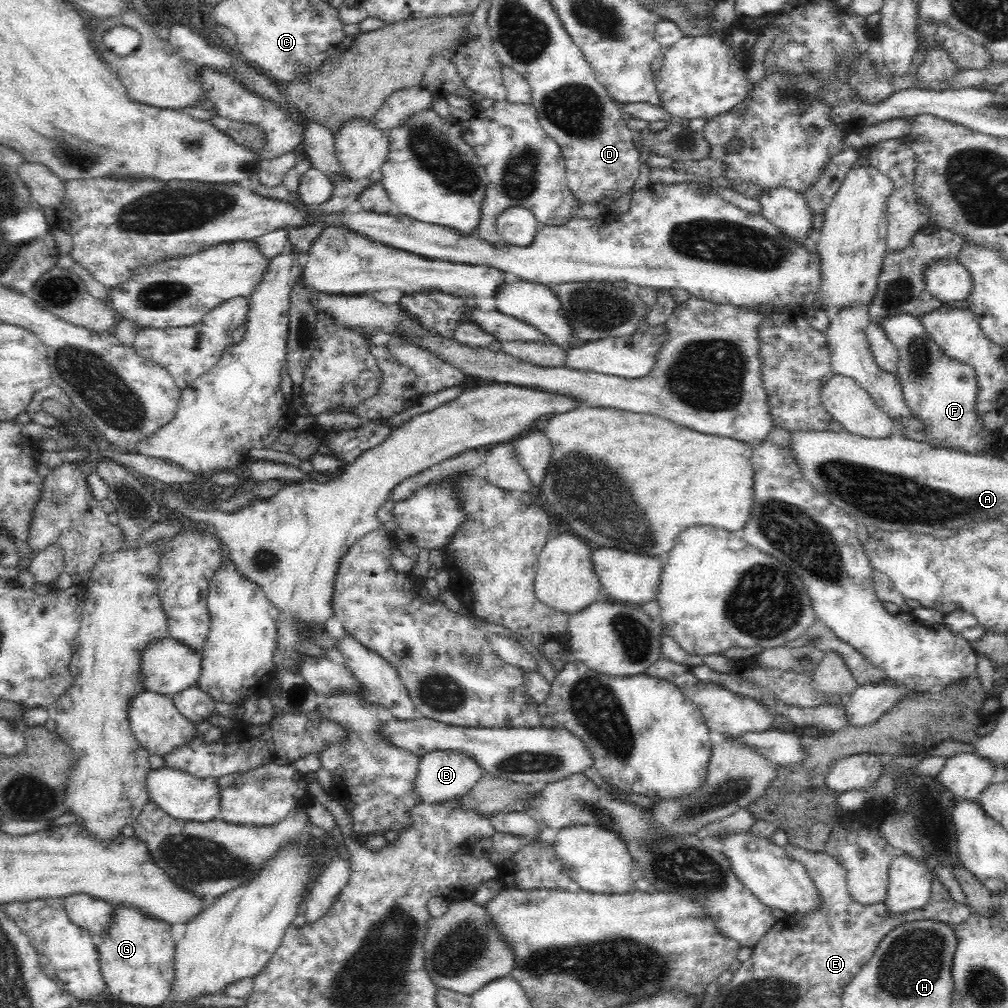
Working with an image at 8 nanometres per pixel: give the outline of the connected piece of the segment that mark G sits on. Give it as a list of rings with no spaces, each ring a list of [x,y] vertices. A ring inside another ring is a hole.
[[[114,906],[116,916],[109,931],[95,940],[99,950],[99,965],[106,983],[106,994],[114,996],[116,1000],[132,1006],[160,1006],[162,1002],[169,1002],[172,978],[174,978],[175,943],[170,937],[170,925],[152,917],[148,917],[137,908]]]

